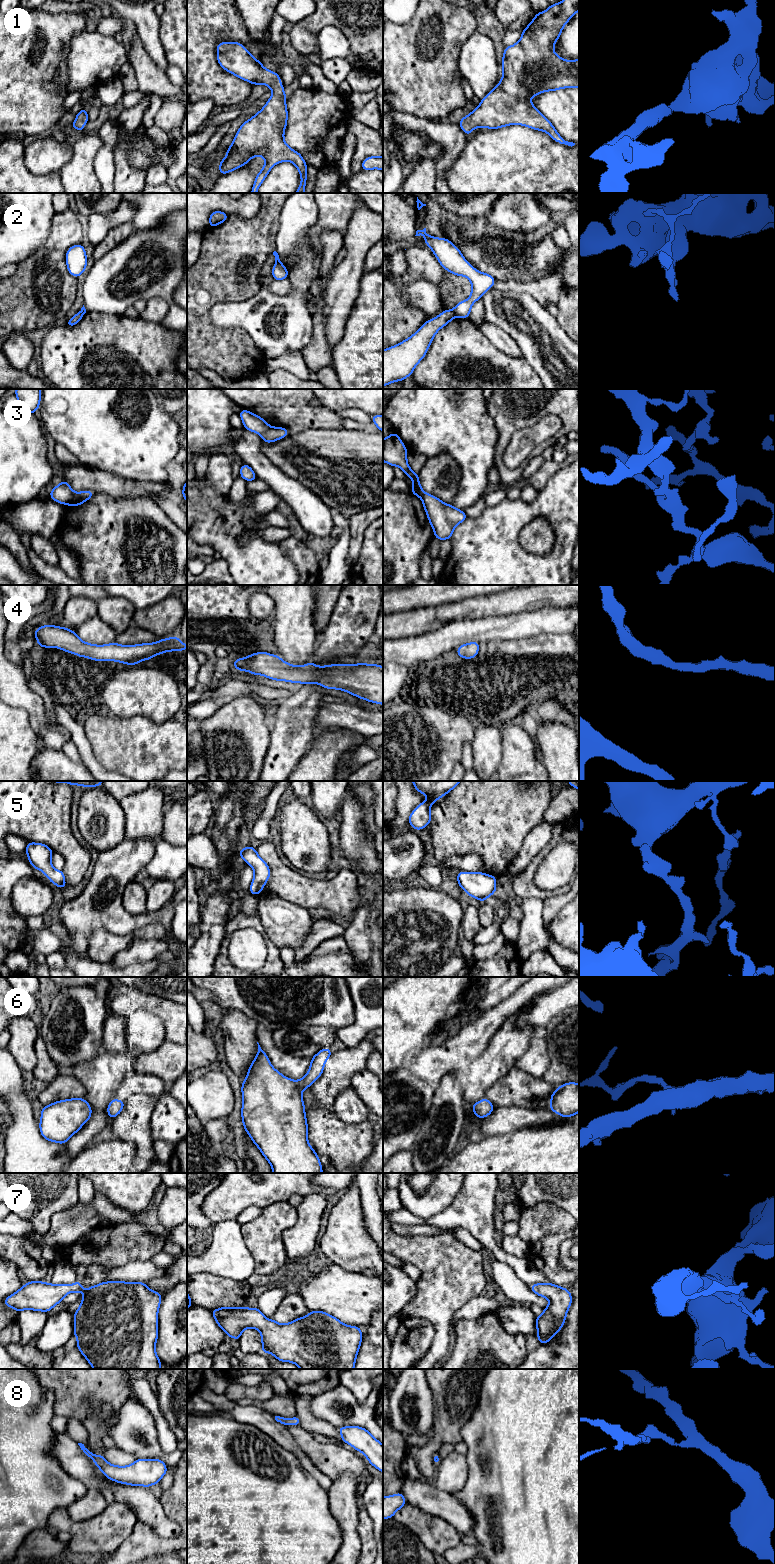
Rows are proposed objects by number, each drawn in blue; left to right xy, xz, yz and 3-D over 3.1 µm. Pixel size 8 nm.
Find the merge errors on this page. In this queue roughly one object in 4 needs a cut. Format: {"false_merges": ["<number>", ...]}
{"false_merges": ["2", "3"]}

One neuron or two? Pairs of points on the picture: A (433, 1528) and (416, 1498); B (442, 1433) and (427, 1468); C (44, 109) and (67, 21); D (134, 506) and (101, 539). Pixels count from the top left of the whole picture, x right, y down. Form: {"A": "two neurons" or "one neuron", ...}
{"A": "two neurons", "B": "one neuron", "C": "one neuron", "D": "one neuron"}

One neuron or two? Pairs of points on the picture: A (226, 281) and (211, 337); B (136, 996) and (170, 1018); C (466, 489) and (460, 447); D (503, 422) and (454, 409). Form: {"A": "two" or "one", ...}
{"A": "one", "B": "one", "C": "one", "D": "two"}

